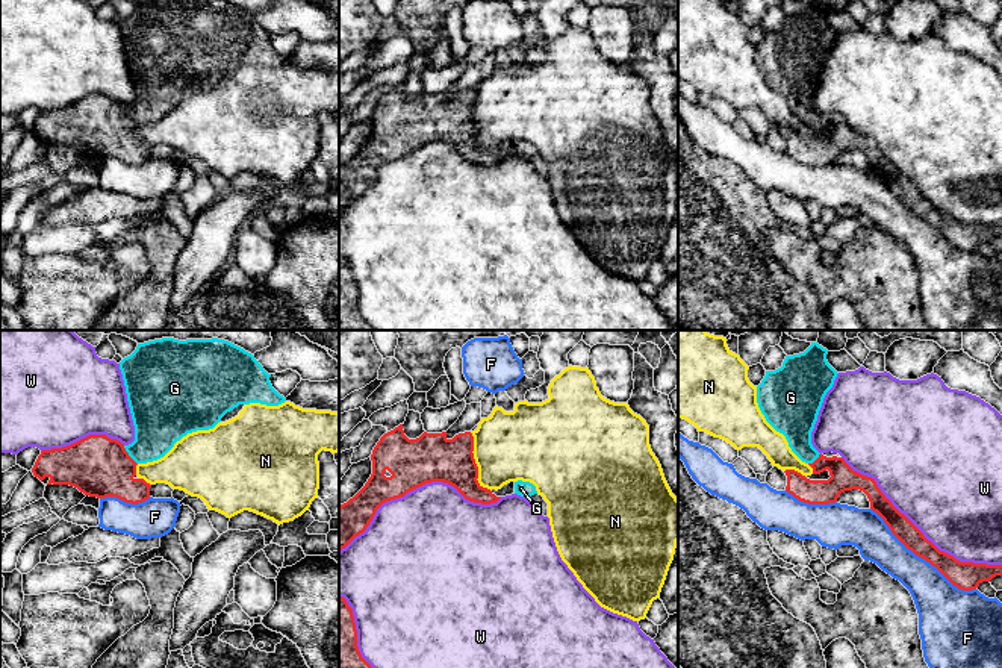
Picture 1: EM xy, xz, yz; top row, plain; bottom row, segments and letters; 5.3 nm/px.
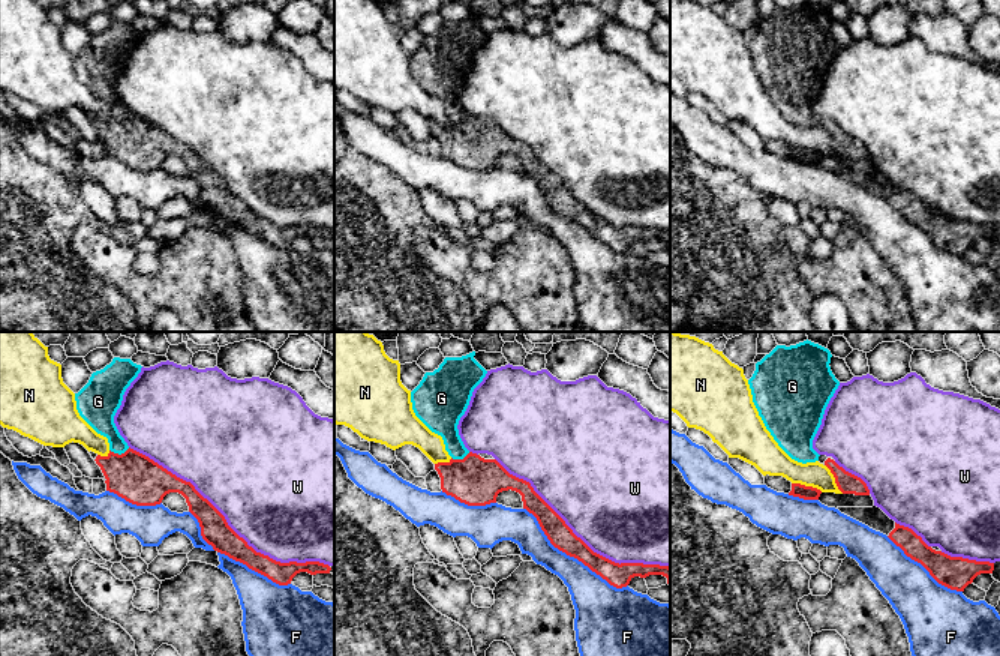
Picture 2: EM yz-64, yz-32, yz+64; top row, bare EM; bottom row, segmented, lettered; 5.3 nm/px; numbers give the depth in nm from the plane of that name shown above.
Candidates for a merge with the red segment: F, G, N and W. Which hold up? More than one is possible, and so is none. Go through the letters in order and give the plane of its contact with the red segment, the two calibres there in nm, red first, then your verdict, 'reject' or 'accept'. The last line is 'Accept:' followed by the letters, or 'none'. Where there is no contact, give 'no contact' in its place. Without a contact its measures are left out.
F: meets red in yz; 150 nm thick on the red side, 240 nm on the other; reject
G: meets red in xy; 320 nm thick on the red side, 280 nm on the other; accept
N: meets red in xz; 260 nm thick on the red side, 360 nm on the other; reject
W: meets red in yz; 110 nm thick on the red side, 500 nm on the other; reject
Accept: G

